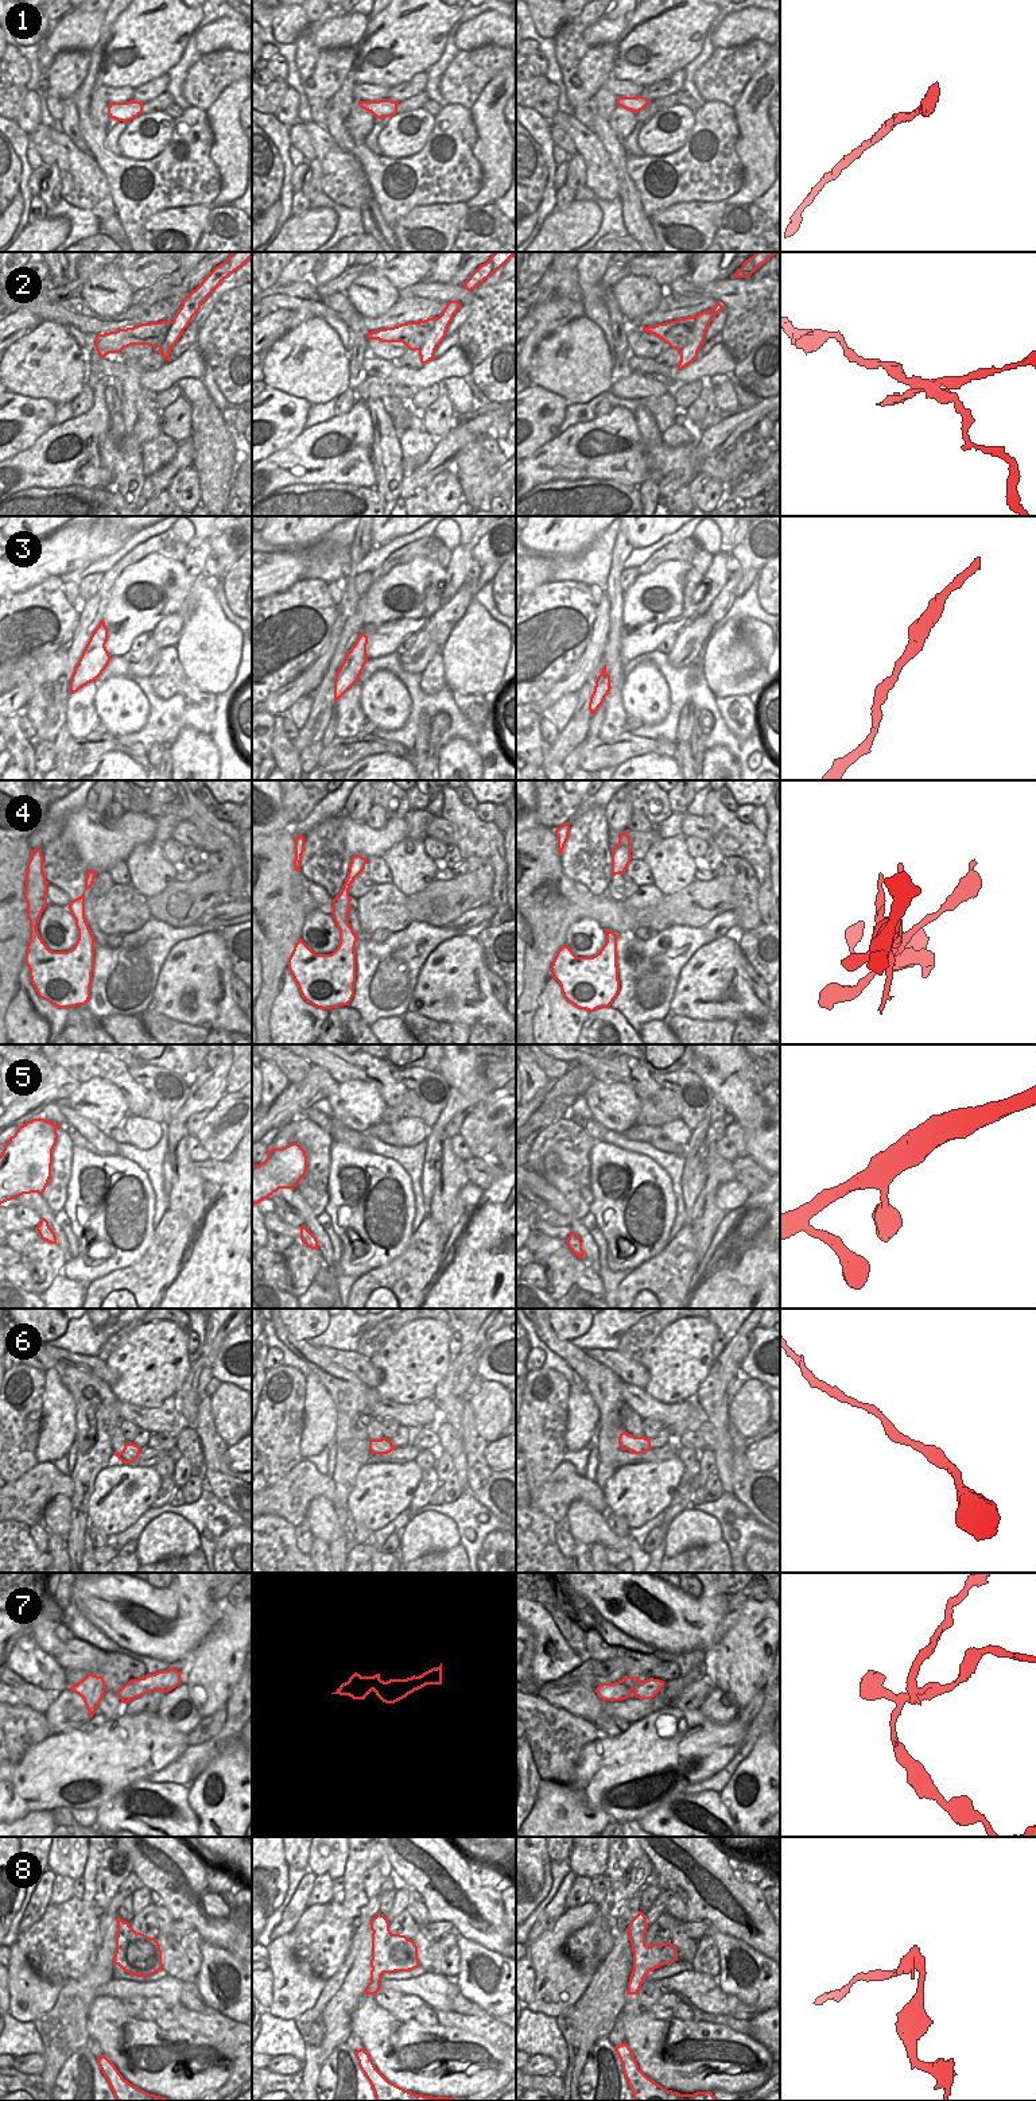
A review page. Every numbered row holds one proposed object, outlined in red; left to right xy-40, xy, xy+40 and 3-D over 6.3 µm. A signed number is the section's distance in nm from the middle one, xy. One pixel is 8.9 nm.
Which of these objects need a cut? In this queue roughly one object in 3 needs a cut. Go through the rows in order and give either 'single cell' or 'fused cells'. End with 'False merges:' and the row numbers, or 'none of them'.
1: single cell
2: fused cells
3: single cell
4: single cell
5: single cell
6: single cell
7: fused cells
8: fused cells
False merges: 2, 7, 8

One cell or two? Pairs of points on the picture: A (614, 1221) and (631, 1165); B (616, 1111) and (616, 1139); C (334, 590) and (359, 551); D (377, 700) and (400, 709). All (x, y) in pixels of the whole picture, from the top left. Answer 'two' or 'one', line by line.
A: one
B: two
C: two
D: one

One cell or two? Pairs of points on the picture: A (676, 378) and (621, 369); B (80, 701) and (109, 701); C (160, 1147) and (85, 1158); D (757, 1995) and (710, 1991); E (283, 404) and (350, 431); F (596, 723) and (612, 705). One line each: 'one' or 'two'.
A: two
B: two
C: two
D: two
E: two
F: two

